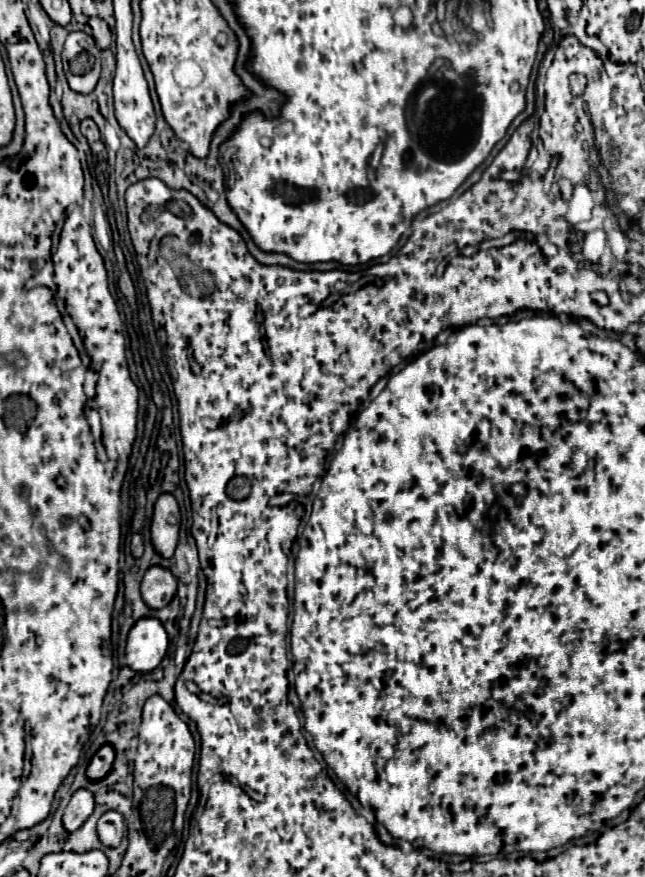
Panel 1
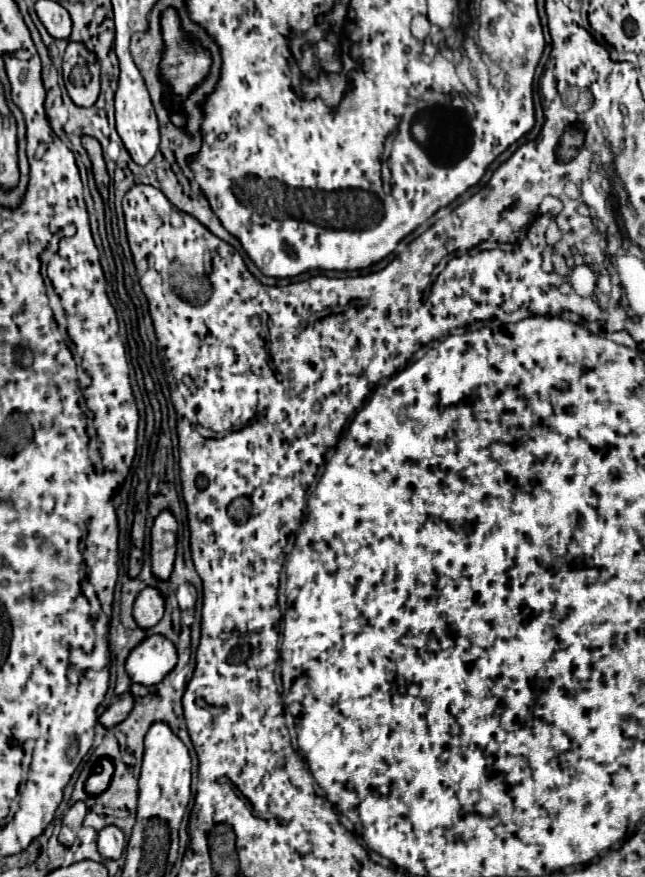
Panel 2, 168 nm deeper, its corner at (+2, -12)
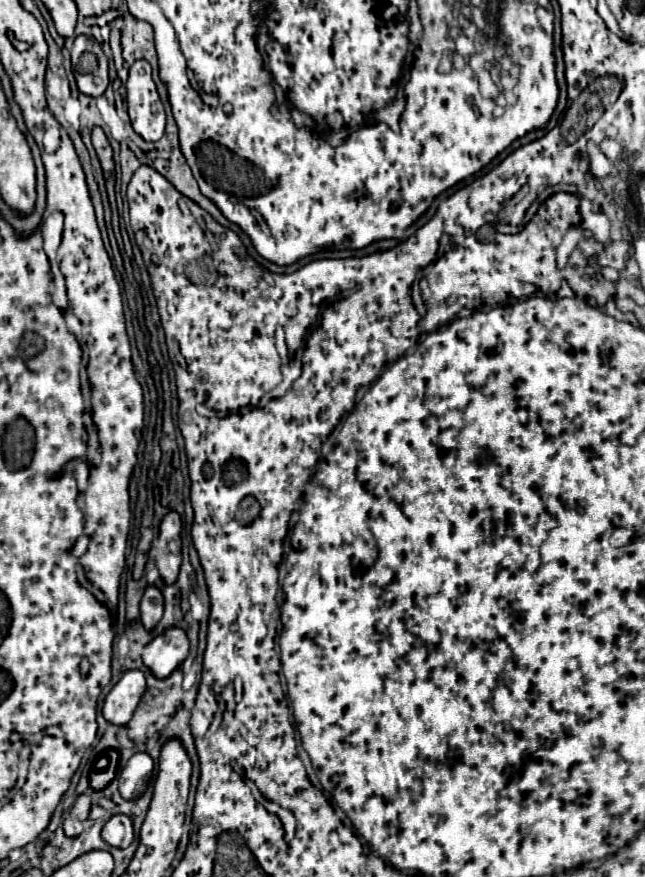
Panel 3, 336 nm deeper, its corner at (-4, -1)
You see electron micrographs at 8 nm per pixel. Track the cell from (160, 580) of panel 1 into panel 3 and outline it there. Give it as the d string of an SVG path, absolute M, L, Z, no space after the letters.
M149 585L141 599L141 623L147 631L151 631L163 617L163 595L157 587Z

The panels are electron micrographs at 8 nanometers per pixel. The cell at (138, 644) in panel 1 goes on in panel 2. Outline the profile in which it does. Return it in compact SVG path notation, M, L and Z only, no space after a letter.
M147 636L125 662L129 678L143 686L159 684L177 664L177 650L165 636Z

